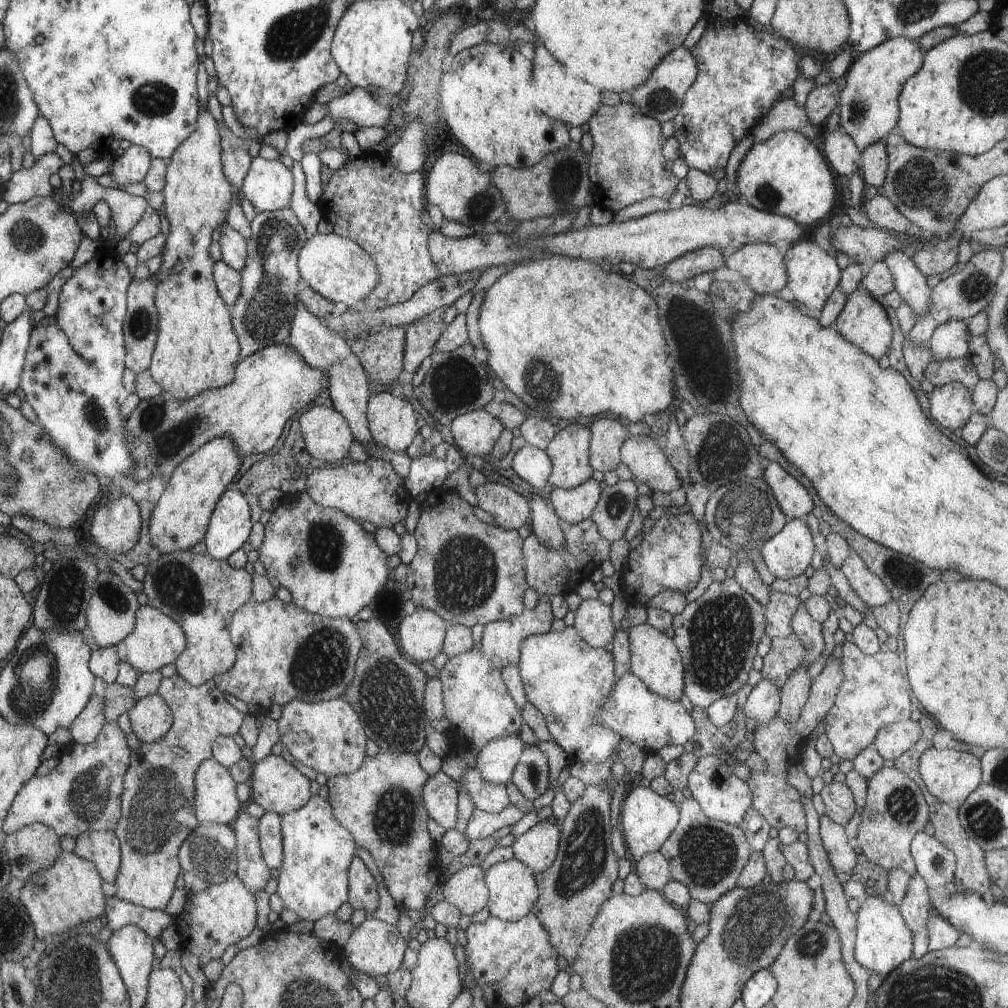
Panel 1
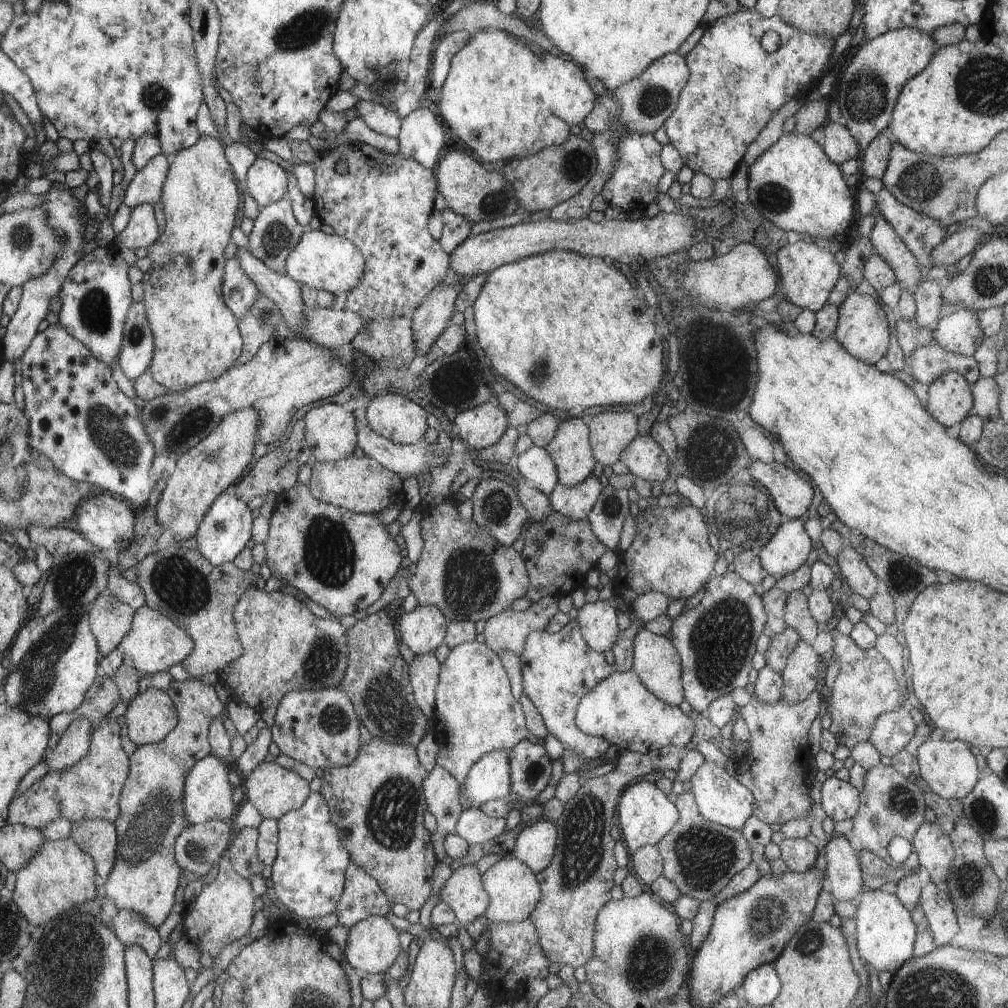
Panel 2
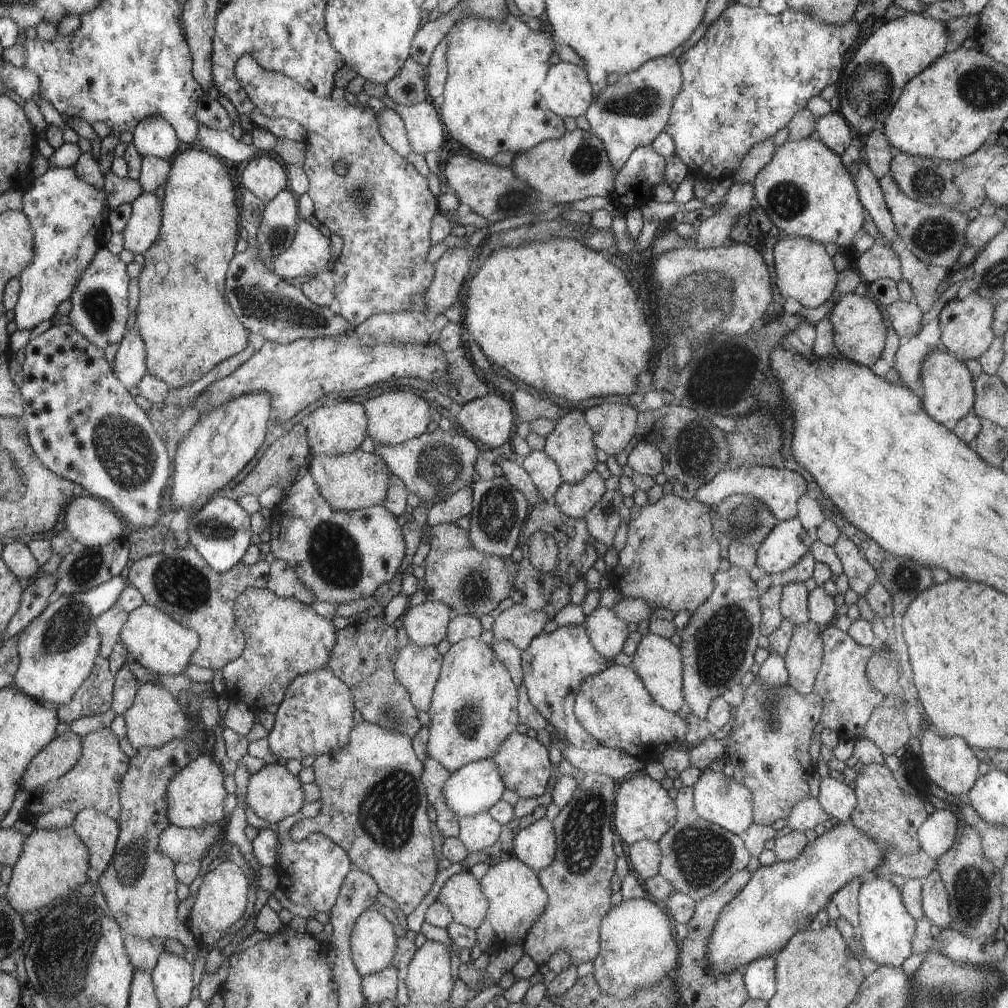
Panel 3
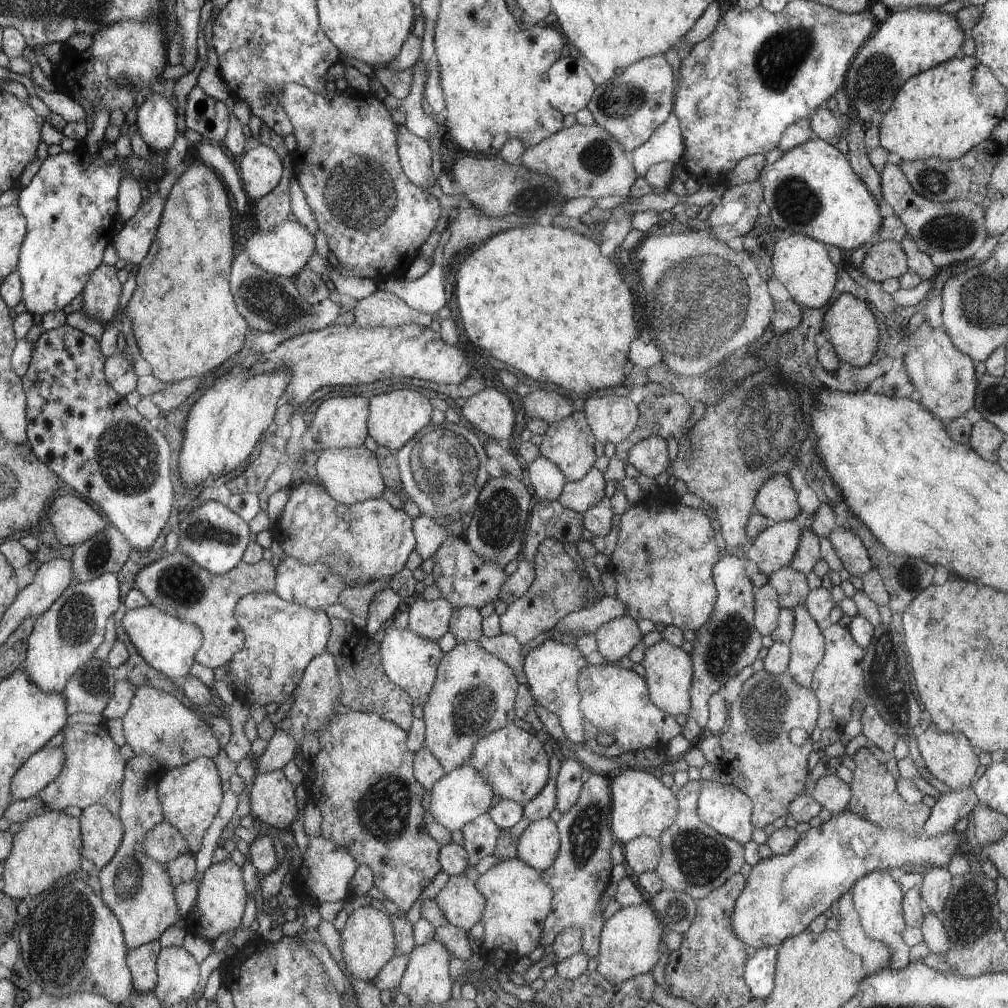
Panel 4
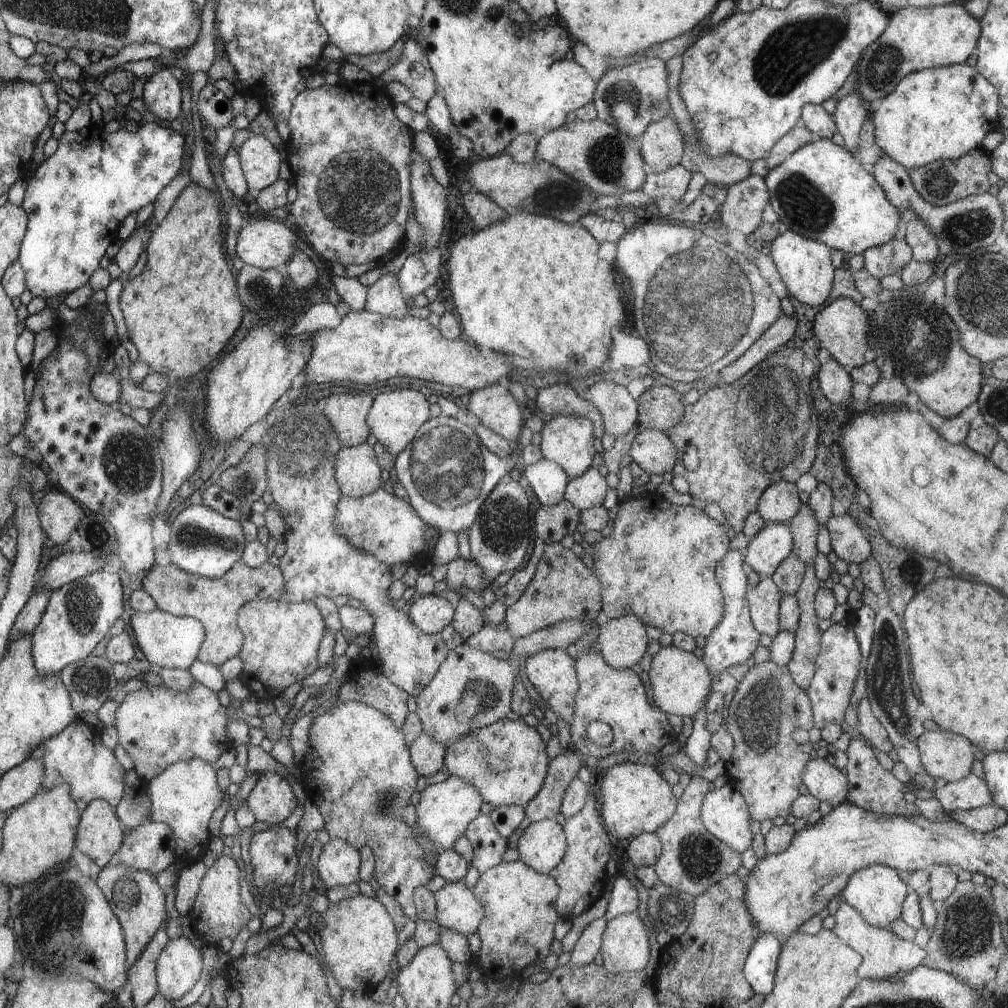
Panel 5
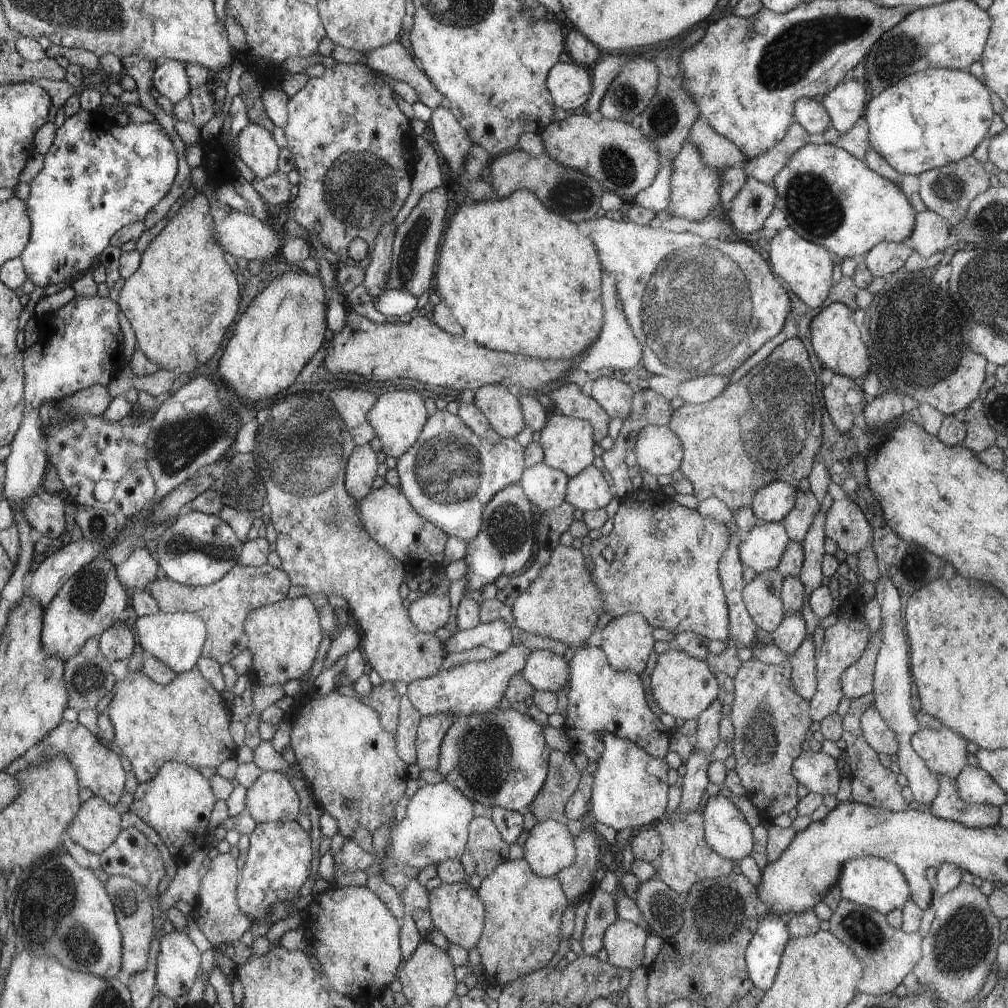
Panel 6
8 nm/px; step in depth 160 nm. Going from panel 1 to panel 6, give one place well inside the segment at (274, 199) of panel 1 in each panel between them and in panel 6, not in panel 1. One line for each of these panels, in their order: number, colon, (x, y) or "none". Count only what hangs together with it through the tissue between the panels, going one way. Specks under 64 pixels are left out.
2: (266, 182)
3: (265, 176)
4: (261, 168)
5: (260, 161)
6: (258, 151)

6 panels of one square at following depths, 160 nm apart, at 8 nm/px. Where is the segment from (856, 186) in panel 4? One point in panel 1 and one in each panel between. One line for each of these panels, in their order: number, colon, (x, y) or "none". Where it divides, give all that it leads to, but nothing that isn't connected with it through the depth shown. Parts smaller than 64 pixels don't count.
1: (784, 174)
2: (793, 184)
3: (806, 192)

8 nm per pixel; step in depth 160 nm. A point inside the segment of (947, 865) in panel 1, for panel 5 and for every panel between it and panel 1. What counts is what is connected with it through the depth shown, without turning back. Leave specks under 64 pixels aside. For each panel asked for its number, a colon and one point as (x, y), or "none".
2: (935, 850)
3: (938, 832)
4: (949, 808)
5: (970, 792)

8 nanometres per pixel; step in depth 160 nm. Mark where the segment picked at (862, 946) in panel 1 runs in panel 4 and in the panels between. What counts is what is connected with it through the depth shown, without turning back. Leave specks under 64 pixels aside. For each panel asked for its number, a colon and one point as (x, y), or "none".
2: (886, 933)
3: (886, 929)
4: (878, 899)

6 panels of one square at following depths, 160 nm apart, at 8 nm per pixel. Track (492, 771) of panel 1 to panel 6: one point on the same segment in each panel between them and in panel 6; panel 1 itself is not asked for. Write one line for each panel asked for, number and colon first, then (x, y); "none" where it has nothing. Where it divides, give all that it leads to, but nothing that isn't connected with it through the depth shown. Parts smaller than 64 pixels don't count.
2: (489, 779)
3: (474, 788)
4: (461, 795)
5: (446, 809)
6: (435, 828)

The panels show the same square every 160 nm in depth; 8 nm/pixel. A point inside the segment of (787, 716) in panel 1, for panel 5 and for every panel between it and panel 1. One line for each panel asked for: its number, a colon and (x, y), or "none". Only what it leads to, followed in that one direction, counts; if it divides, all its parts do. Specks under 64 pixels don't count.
2: (799, 676)
3: (803, 659)
4: (807, 646)
5: (802, 666)

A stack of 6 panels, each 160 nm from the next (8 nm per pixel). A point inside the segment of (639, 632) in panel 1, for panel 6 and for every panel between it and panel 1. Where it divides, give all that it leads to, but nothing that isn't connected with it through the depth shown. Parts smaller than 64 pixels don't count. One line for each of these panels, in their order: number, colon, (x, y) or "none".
2: (656, 660)
3: (659, 662)
4: (669, 669)
5: (680, 681)
6: (682, 685)

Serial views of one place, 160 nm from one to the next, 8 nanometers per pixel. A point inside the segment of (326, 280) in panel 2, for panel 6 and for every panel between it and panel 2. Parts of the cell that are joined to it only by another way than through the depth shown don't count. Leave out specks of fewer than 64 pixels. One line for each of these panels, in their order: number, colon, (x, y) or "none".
3: (309, 254)
4: (284, 252)
5: (267, 244)
6: (246, 236)

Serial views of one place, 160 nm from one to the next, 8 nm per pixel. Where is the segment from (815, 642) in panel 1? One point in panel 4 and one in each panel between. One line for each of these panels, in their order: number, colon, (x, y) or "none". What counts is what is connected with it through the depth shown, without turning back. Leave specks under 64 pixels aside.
2: (797, 615)
3: (793, 605)
4: (792, 588)

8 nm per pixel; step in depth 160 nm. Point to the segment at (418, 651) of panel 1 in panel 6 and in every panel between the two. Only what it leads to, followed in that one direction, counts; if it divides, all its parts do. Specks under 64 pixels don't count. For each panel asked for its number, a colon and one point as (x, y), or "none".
2: (422, 630)
3: (425, 624)
4: (430, 619)
5: (431, 613)
6: (431, 611)

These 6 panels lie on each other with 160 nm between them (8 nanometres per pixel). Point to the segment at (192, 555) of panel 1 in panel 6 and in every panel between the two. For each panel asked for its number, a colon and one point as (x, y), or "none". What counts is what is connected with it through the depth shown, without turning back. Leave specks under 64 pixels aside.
2: (183, 584)
3: (179, 581)
4: (175, 584)
5: (214, 602)
6: (224, 605)

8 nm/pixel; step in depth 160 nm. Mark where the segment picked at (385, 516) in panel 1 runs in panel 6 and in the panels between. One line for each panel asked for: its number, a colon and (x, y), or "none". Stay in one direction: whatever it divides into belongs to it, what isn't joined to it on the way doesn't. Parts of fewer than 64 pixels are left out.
2: (359, 483)
3: (358, 480)
4: (350, 476)
5: (357, 472)
6: (360, 472)

